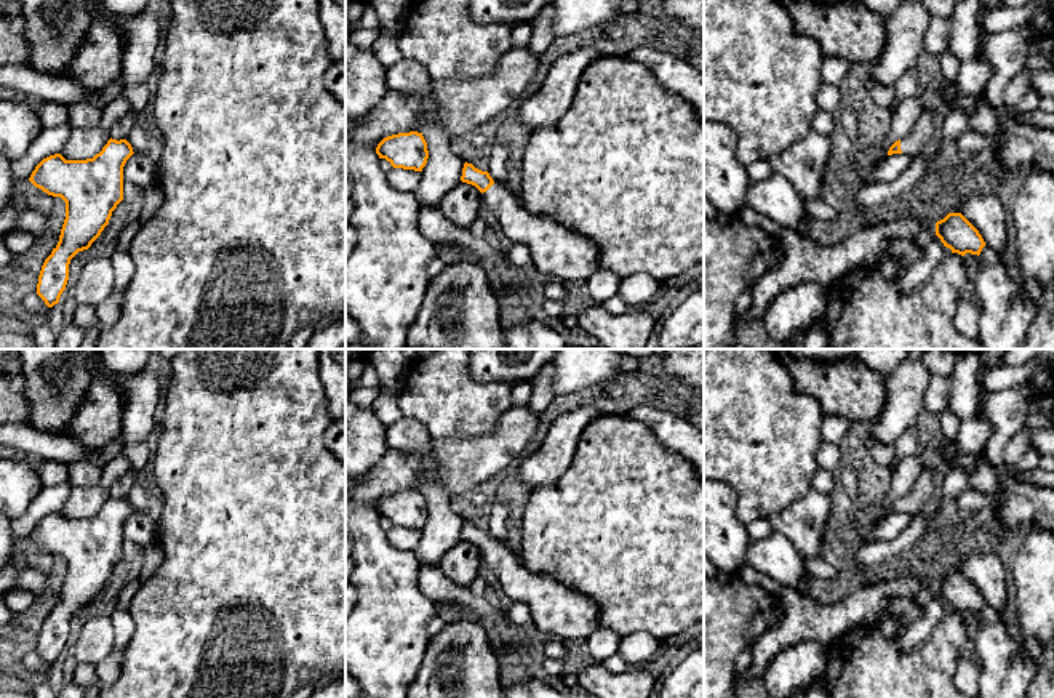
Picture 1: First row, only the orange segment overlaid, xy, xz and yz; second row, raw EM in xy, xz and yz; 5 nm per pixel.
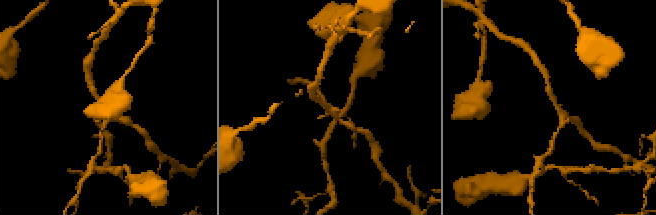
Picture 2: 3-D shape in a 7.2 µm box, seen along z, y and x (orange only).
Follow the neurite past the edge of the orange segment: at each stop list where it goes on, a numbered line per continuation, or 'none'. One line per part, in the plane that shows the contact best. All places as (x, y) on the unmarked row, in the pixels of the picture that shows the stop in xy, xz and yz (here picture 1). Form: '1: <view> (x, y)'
1: yz (918, 497)

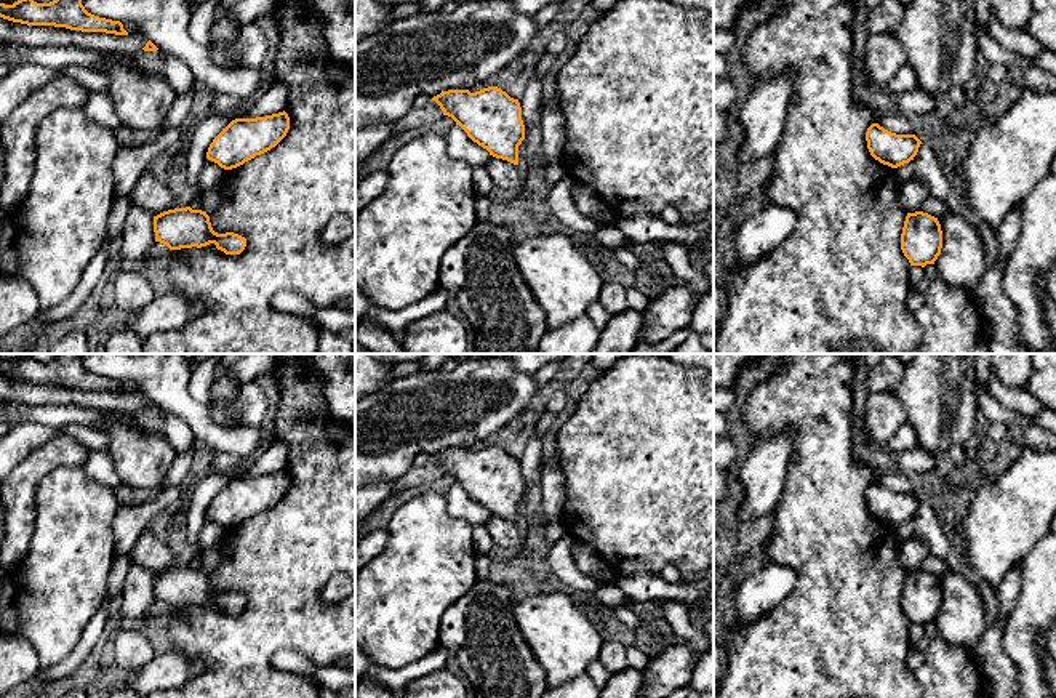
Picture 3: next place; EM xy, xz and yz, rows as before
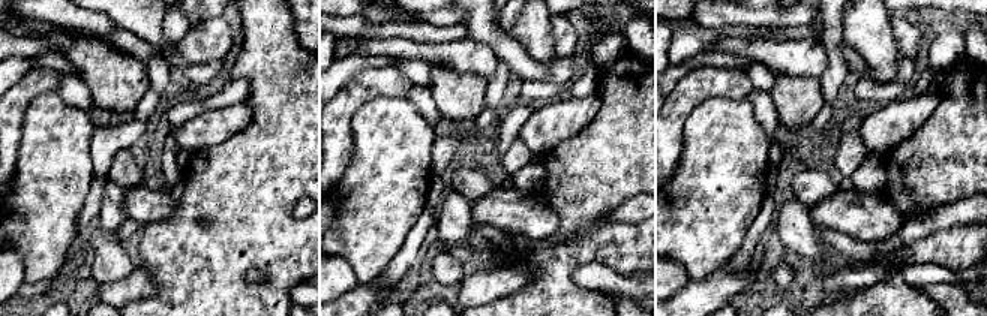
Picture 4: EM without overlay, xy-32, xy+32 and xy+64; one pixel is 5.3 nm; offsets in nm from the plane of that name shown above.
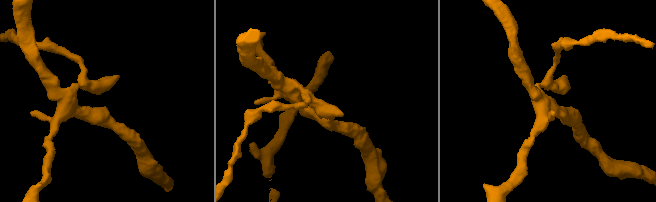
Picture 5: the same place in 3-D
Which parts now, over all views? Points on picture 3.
none

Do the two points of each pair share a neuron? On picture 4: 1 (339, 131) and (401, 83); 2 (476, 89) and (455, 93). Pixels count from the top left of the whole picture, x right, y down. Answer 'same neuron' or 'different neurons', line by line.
1: same neuron
2: same neuron

